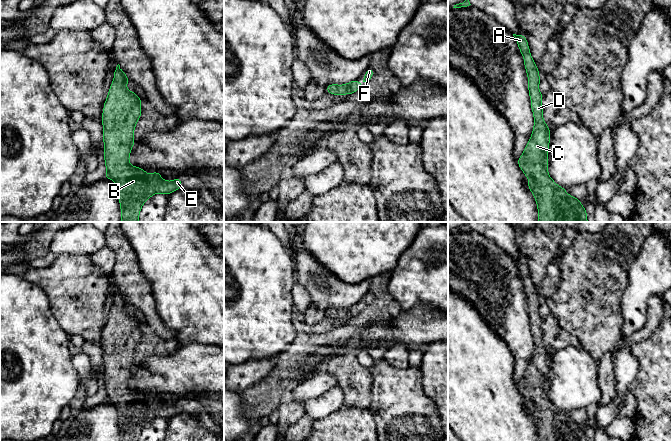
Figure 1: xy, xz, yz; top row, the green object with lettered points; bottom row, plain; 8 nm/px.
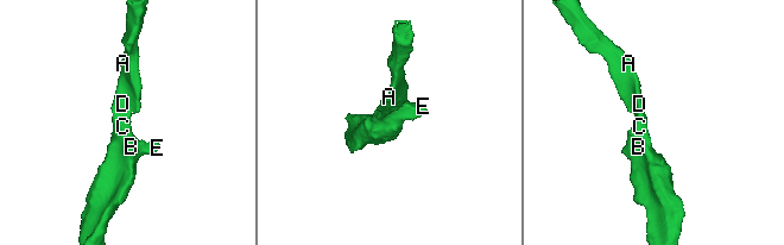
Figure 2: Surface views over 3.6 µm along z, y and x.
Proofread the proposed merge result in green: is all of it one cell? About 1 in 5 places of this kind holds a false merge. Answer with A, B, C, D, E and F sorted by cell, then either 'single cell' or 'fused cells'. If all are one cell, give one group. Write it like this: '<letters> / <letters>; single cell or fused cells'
A B C D E F; single cell

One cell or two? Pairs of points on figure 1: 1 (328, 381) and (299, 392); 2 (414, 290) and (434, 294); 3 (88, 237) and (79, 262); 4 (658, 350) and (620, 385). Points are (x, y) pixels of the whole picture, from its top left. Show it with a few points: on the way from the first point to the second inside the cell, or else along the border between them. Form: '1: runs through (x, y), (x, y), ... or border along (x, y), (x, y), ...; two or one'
1: runs through (321, 382), (306, 389); one
2: runs through (419, 290), (429, 290); one
3: border along (58, 255), (88, 254), (90, 256); two
4: border along (632, 345), (638, 372), (629, 390); two

